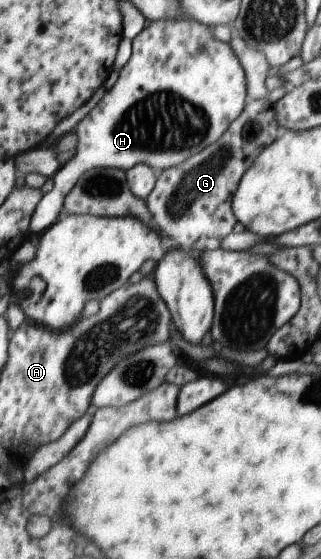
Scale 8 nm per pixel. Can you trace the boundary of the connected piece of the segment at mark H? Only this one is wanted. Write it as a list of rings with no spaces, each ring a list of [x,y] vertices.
[[[191,18],[161,19],[161,21],[150,22],[149,25],[133,39],[133,53],[131,59],[120,71],[116,83],[105,93],[104,97],[96,106],[75,125],[74,130],[79,136],[77,153],[54,175],[52,179],[54,183],[53,189],[43,196],[42,201],[39,202],[37,209],[34,211],[34,217],[30,223],[30,234],[40,237],[44,231],[51,229],[51,227],[59,221],[59,218],[62,217],[65,212],[65,198],[70,194],[71,189],[77,185],[79,179],[81,179],[87,171],[94,170],[95,167],[113,167],[127,171],[139,164],[147,164],[160,173],[169,167],[182,165],[185,161],[188,161],[191,155],[197,155],[198,153],[201,153],[201,151],[206,150],[210,145],[217,143],[219,139],[226,135],[227,130],[230,129],[231,123],[246,109],[248,90],[246,68],[243,67],[242,61],[239,59],[237,53],[235,53],[230,42],[223,42],[213,37],[212,28]]]

